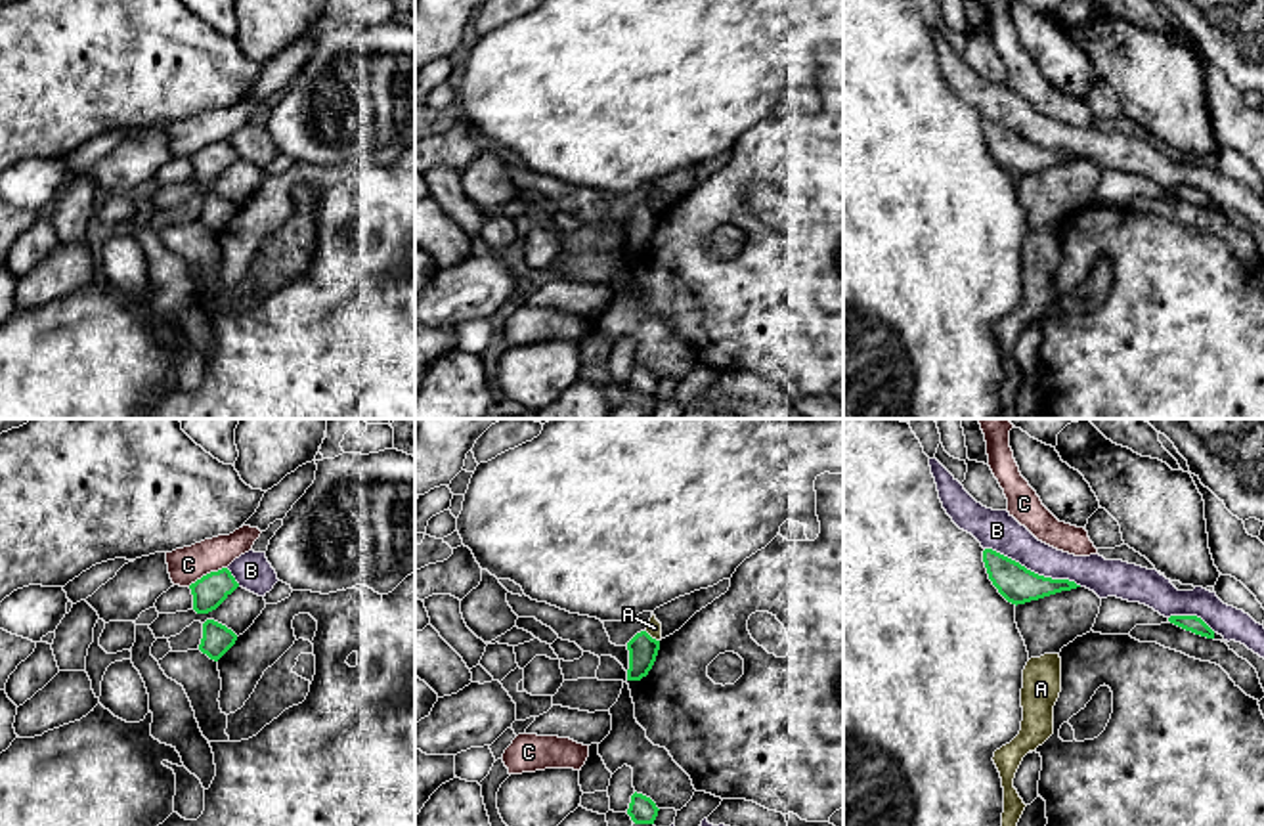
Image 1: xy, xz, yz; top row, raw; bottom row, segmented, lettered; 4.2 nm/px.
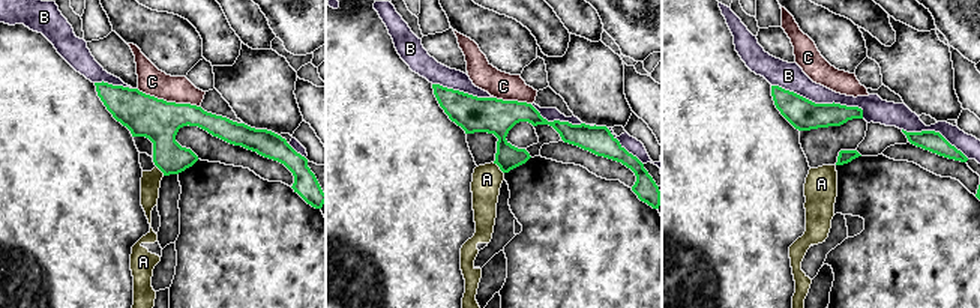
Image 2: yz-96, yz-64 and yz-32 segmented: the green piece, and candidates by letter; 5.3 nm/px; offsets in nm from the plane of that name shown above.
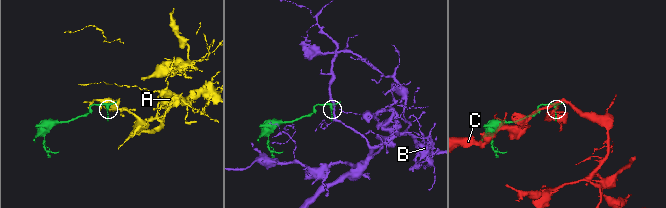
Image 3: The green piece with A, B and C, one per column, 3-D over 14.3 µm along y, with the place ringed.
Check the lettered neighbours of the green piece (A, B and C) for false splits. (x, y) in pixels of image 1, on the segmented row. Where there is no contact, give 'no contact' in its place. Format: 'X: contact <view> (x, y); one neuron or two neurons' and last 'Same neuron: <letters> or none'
A: contact xz (651, 637); two neurons
B: contact yz (1033, 572); two neurons
C: contact xy (207, 574); two neurons
Same neuron: none

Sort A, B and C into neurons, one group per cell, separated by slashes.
A / B / C

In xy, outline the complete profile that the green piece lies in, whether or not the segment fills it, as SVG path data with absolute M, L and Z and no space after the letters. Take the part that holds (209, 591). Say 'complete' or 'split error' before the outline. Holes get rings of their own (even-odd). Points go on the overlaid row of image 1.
complete; M228 568L203 576L189 585L193 595L193 610L197 614L216 610L237 587L239 583Z

